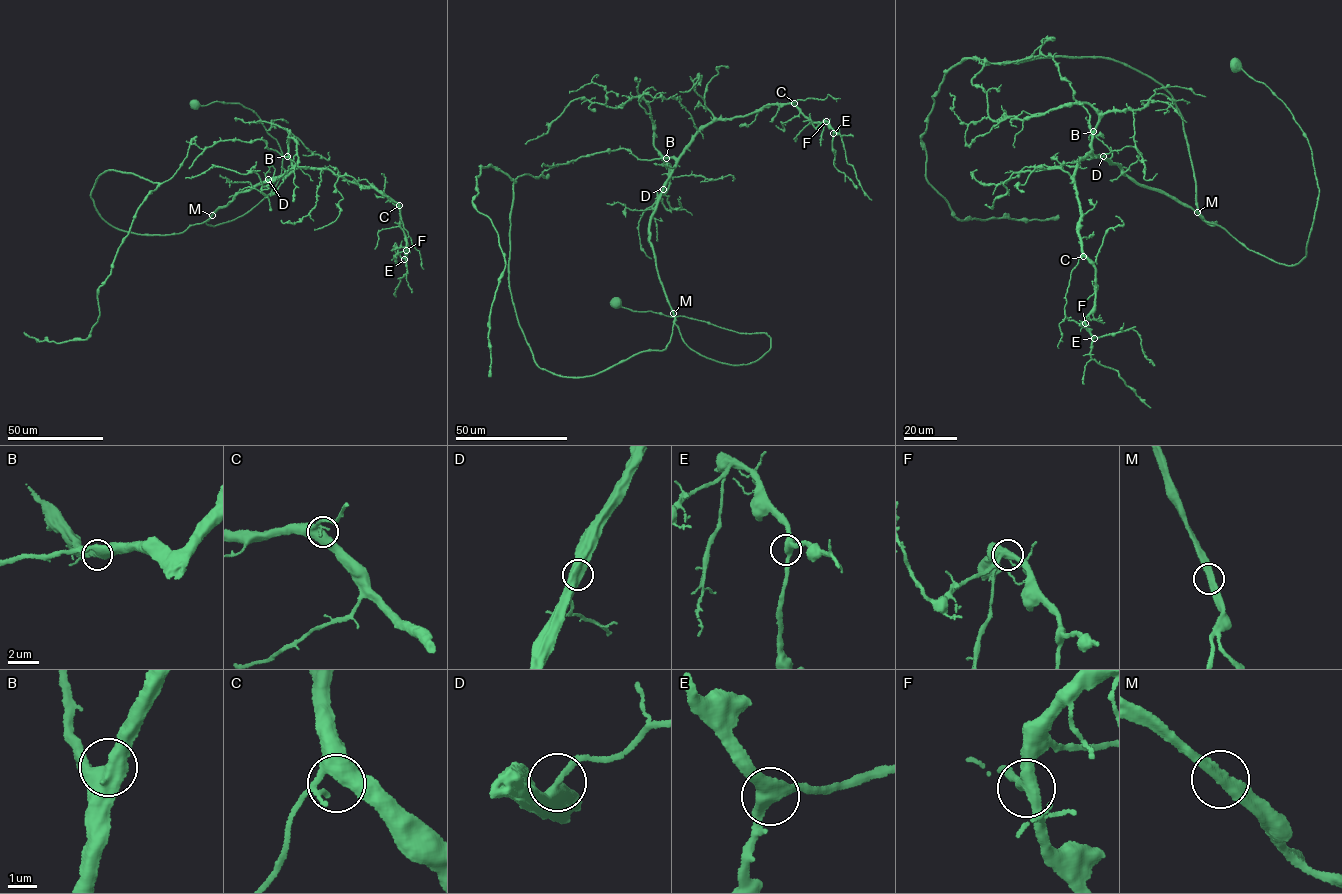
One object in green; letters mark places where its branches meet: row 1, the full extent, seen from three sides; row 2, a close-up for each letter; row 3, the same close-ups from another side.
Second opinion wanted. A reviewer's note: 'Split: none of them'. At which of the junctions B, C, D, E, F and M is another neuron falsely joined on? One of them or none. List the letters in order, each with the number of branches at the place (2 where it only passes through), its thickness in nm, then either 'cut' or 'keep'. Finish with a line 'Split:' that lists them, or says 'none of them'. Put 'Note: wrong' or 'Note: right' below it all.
B: 3 branches meet; 460 nm thick; keep
C: 3 branches meet; 440 nm thick; keep
D: 2 branches meet; 400 nm thick; keep
E: 3 branches meet; 400 nm thick; keep
F: 3 branches meet; 360 nm thick; keep
M: 2 branches meet; 360 nm thick; keep
Split: none of them
Note: right

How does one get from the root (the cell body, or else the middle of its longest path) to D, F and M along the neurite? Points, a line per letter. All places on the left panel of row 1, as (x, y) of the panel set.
D: (194, 104), (251, 109), (282, 155), (270, 193), (235, 219), (206, 223), (234, 196), (268, 179)
F: (194, 104), (251, 109), (282, 155), (270, 193), (208, 225), (240, 192), (328, 169), (399, 205), (406, 250)
M: (194, 104), (251, 109), (282, 153), (270, 193), (235, 219), (214, 226), (205, 222), (212, 215)

